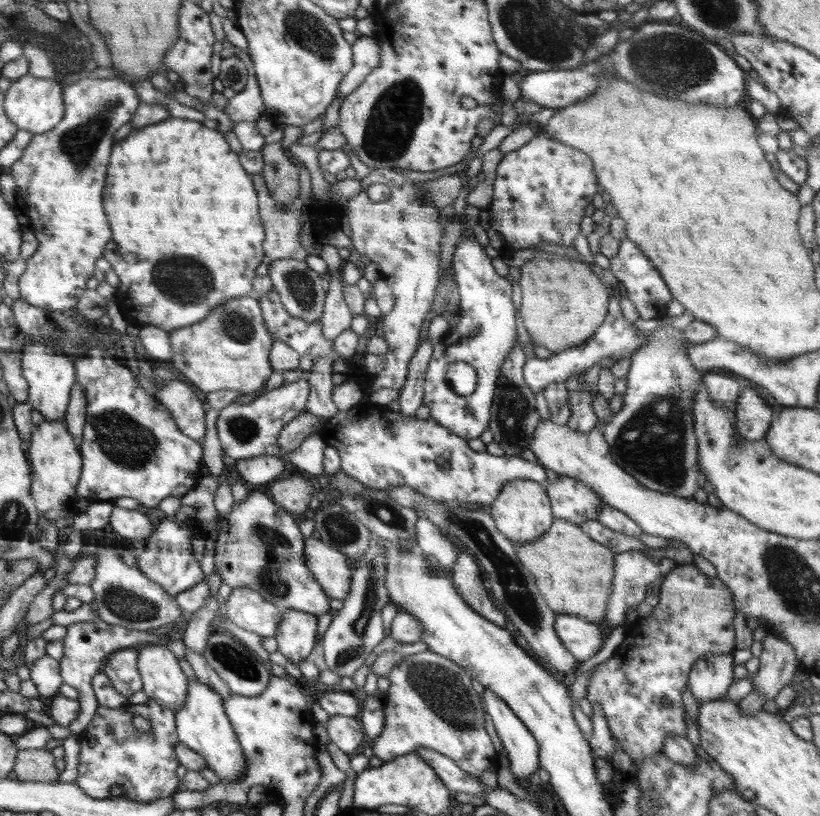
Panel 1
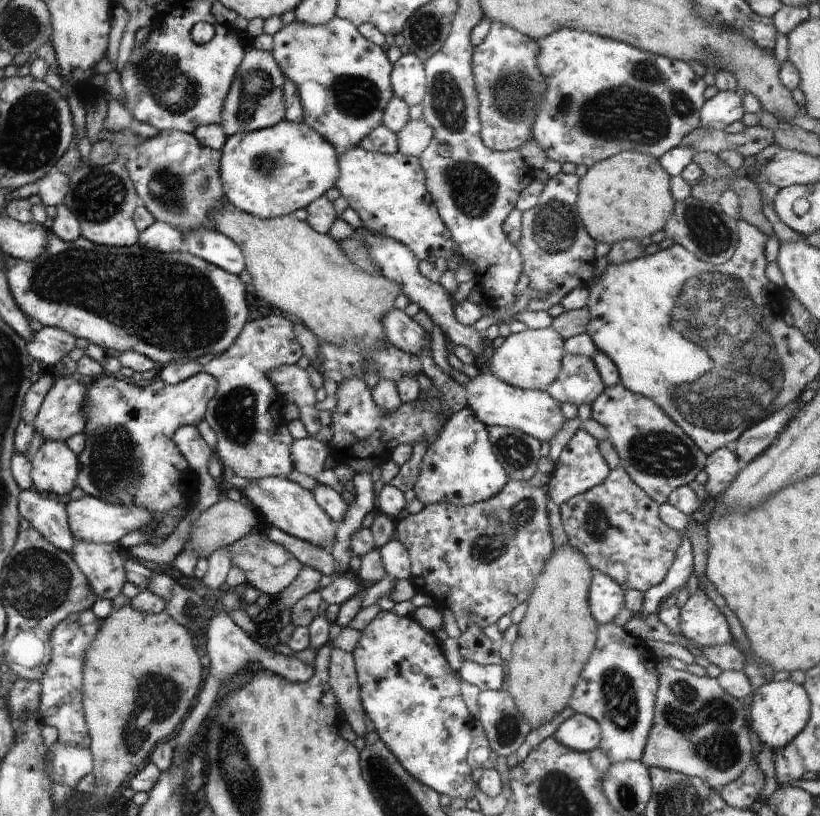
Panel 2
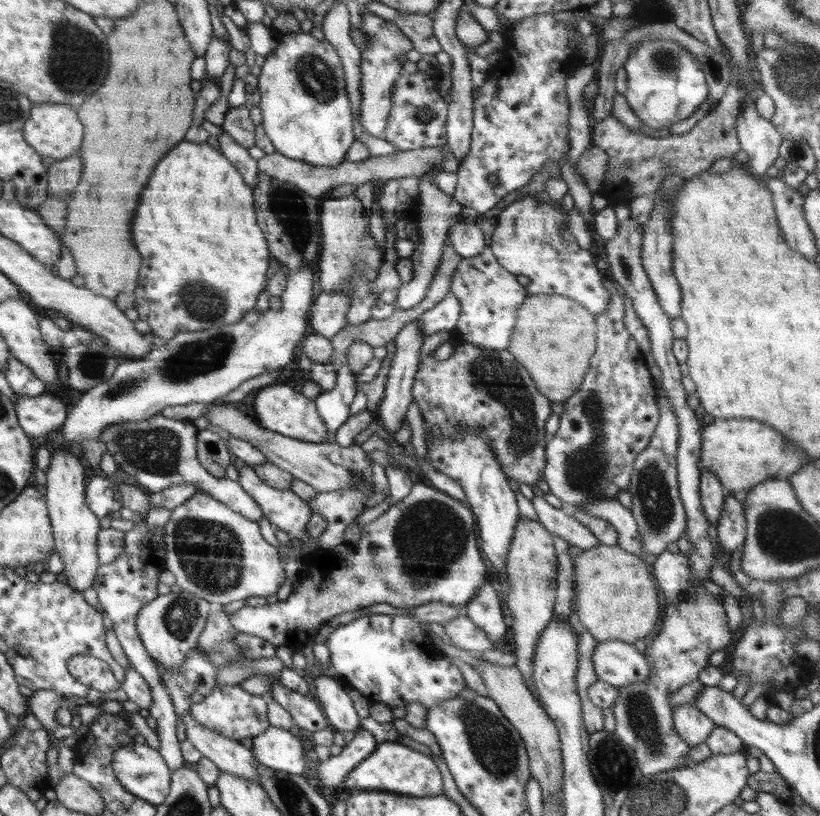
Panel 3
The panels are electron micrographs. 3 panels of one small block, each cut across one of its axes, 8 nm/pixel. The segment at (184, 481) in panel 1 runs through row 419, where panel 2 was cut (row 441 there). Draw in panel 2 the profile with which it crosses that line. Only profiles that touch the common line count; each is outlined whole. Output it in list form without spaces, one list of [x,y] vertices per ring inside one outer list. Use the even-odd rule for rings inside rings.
[[[199,371],[175,384],[159,379],[146,385],[135,385],[116,374],[105,374],[100,380],[87,381],[86,440],[83,451],[79,454],[82,465],[78,478],[80,488],[87,495],[107,500],[110,504],[147,508],[152,513],[152,523],[141,529],[146,534],[156,532],[160,520],[164,520],[174,508],[182,508],[184,512],[192,509],[194,497],[198,494],[199,478],[176,448],[174,433],[180,426],[197,427],[202,422],[208,402],[216,396],[216,386],[216,378]]]

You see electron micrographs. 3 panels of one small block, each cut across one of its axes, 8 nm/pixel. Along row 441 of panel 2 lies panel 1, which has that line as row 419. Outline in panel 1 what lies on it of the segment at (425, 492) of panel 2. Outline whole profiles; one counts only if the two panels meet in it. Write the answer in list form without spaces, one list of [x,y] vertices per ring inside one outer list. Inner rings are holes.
[[[465,225],[463,238],[453,250],[455,281],[460,304],[457,326],[449,329],[445,338],[435,344],[424,374],[422,404],[430,409],[430,417],[454,434],[466,439],[480,438],[490,422],[490,407],[496,392],[500,365],[516,345],[516,309],[512,302],[512,281],[499,276],[486,255],[482,233],[477,225]],[[452,362],[466,362],[476,372],[476,388],[472,394],[459,395],[450,389],[446,370]]]

